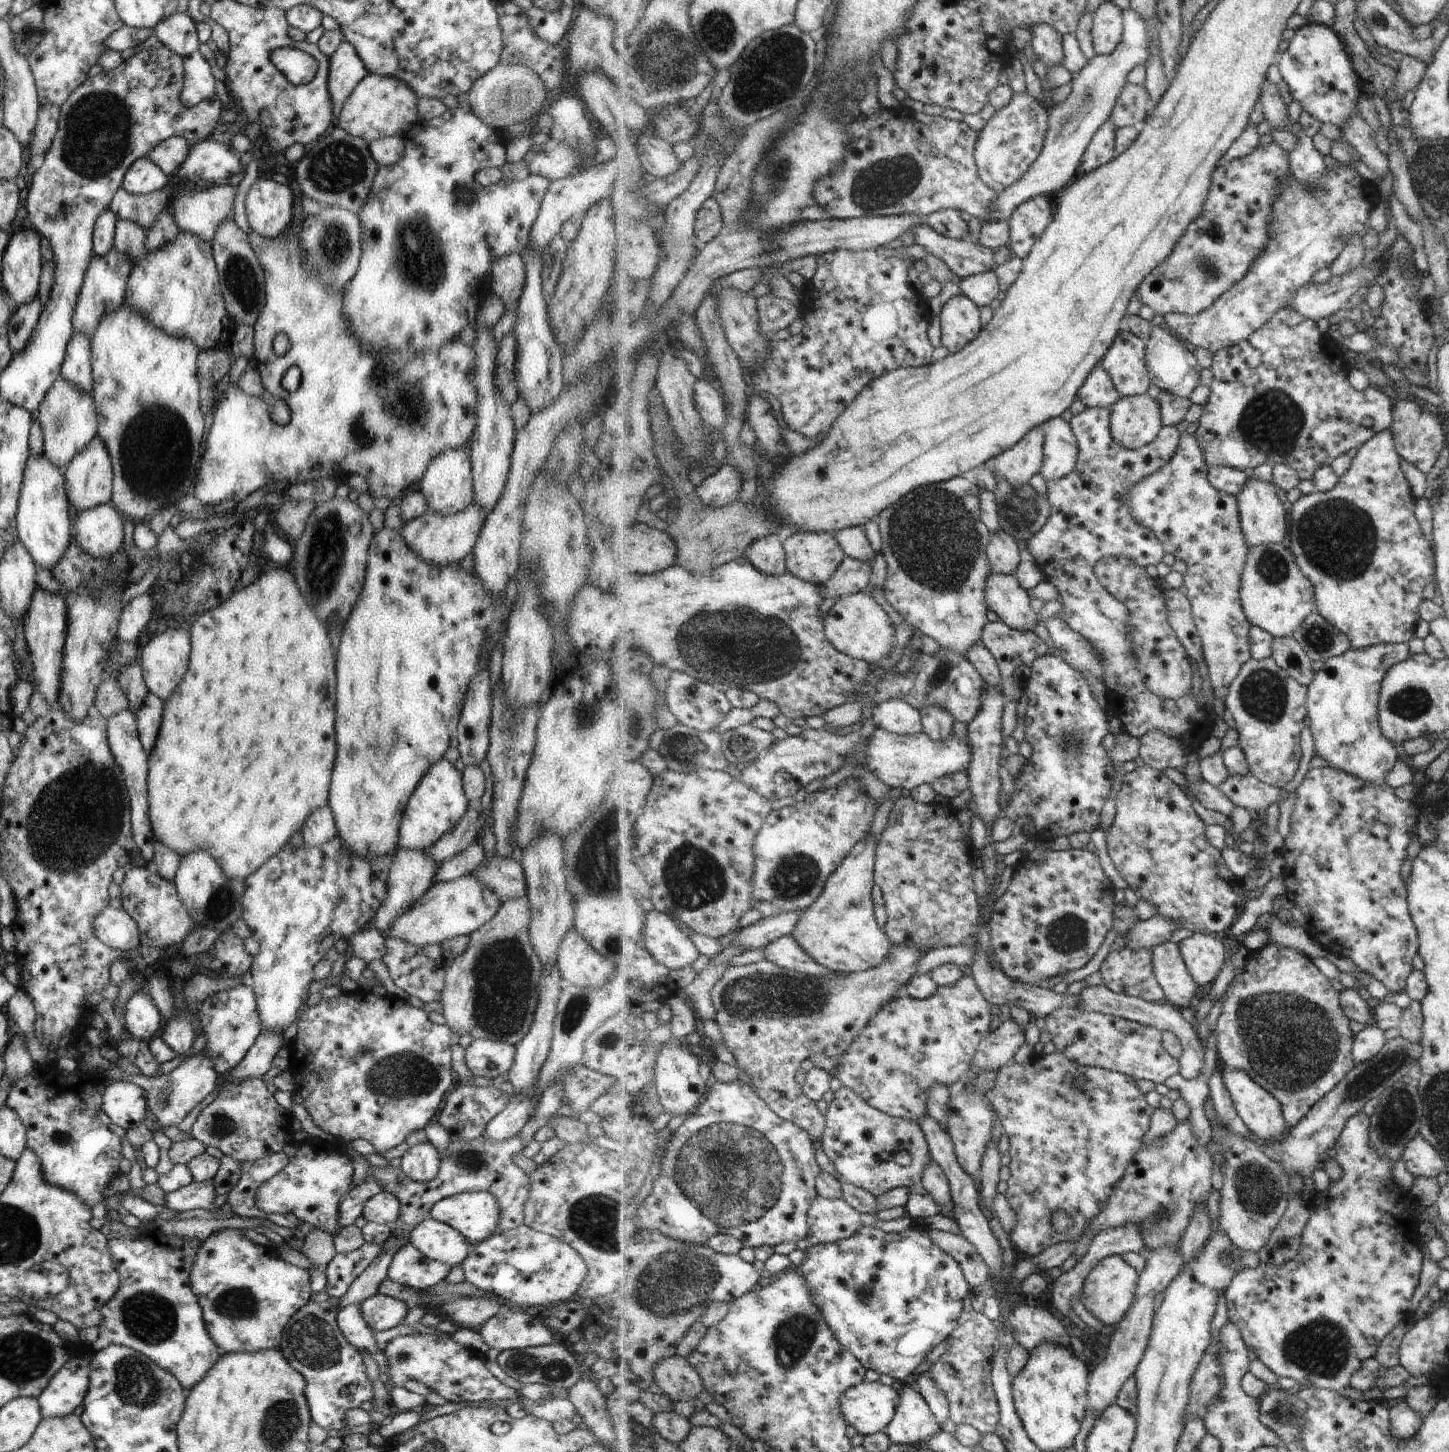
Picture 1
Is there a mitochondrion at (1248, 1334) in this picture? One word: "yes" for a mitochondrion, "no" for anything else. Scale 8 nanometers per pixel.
no

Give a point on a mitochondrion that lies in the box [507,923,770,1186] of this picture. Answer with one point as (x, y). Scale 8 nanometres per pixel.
(575, 1008)

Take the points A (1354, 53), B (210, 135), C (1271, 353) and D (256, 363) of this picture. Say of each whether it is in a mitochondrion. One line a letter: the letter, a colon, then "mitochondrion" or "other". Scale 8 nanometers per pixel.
A: other
B: other
C: other
D: other

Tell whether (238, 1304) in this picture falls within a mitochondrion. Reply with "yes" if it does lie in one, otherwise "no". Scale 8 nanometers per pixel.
yes

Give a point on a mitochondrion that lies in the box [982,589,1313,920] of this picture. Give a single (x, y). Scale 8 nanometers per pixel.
(1263, 694)

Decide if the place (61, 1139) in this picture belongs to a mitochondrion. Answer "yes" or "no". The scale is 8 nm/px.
yes

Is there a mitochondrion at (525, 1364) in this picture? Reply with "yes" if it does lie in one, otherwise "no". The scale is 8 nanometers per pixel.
yes

